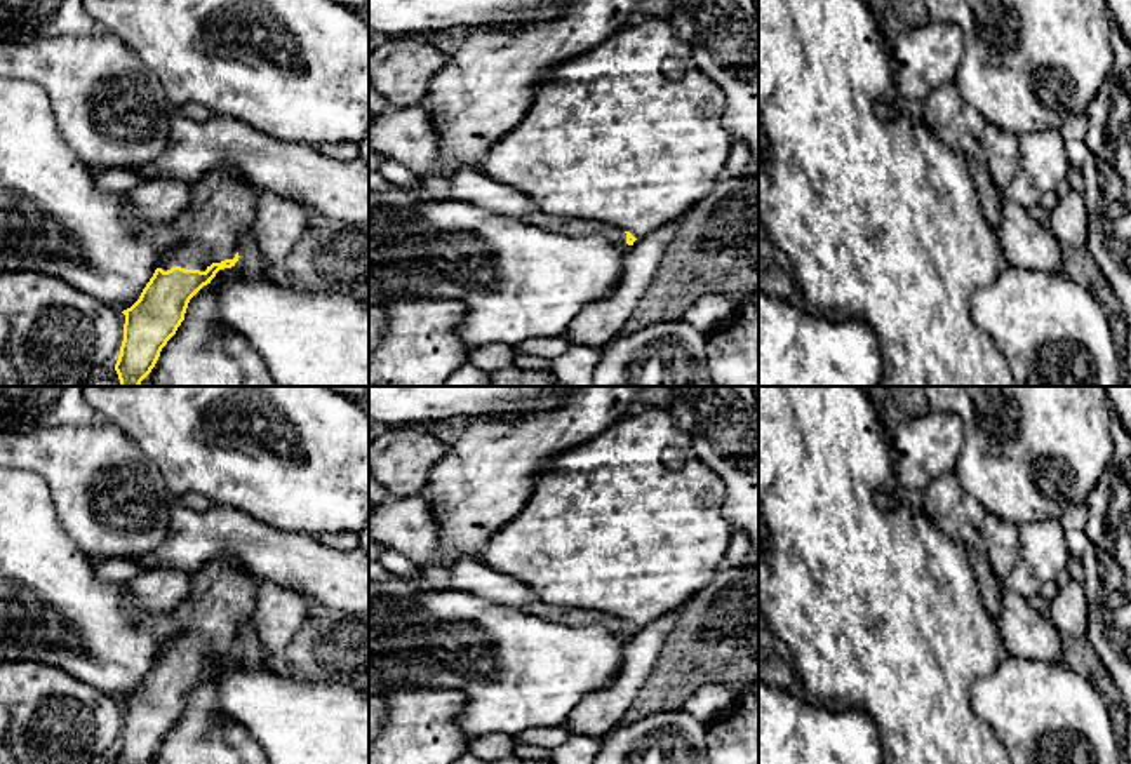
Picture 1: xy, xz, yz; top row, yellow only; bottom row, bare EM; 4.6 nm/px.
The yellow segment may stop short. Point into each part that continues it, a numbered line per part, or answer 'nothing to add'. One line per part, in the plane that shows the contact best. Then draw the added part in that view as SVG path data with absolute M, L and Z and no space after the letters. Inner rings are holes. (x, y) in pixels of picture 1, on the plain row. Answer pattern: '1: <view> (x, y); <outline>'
1: xy (221, 601); M224 555L193 571L190 595L169 613L177 633L160 647L160 658L205 661L212 653L233 649L254 613L261 583Z

